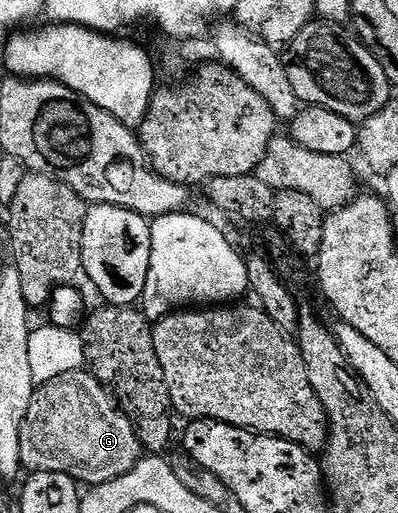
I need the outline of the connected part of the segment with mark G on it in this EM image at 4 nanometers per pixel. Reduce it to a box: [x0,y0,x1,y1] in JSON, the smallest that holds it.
[19,370,143,486]

